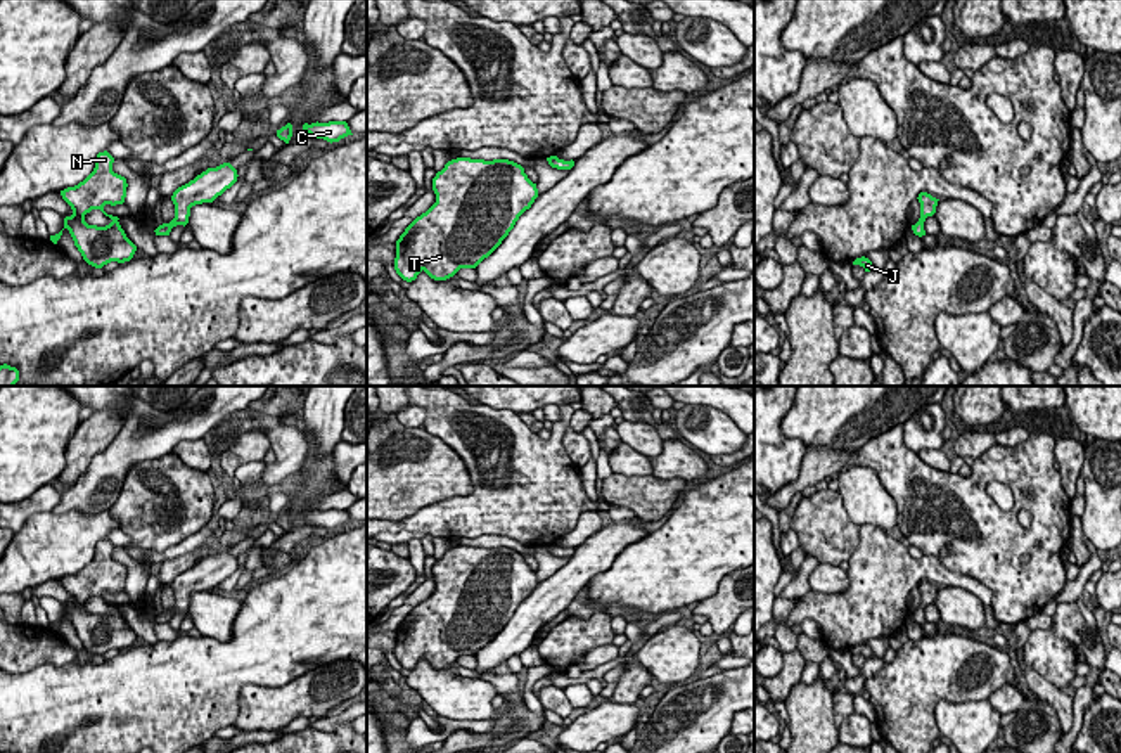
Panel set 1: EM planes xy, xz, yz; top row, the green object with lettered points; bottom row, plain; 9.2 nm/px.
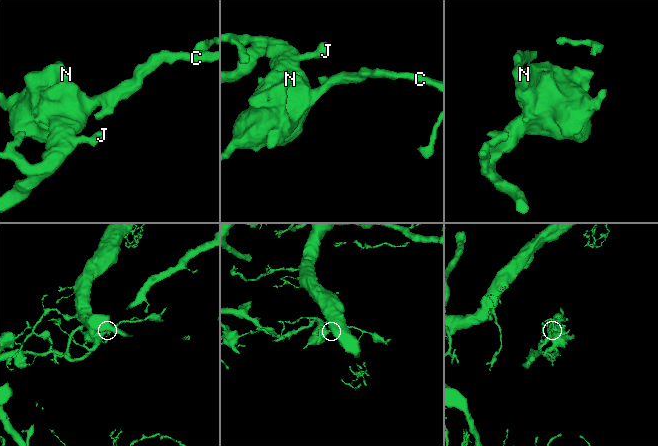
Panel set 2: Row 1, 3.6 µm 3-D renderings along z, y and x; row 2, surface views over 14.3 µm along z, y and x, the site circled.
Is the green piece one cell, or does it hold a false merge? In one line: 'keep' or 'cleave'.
keep

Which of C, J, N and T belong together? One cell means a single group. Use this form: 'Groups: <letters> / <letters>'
Groups: C J N T

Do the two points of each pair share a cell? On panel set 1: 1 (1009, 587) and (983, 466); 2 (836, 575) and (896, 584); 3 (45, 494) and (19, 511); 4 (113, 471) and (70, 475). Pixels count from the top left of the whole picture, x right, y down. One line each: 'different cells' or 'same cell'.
1: same cell
2: different cells
3: same cell
4: different cells

